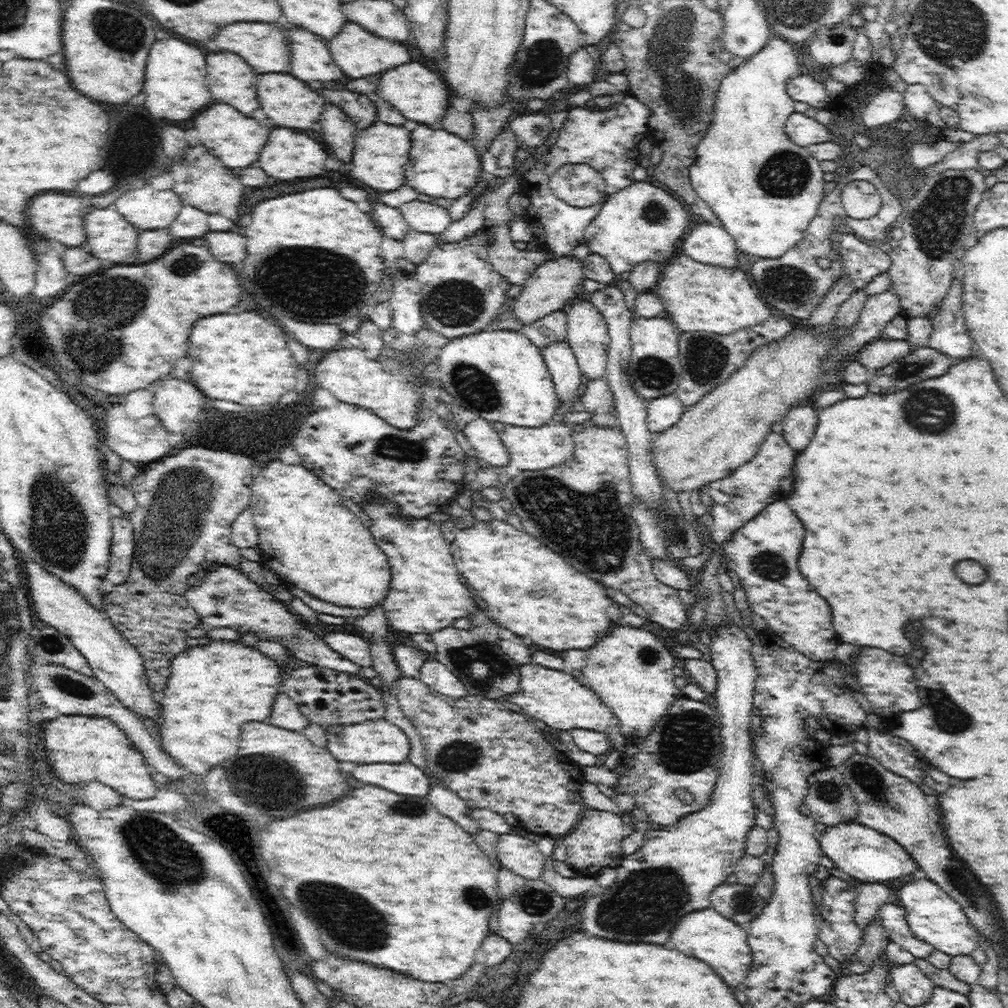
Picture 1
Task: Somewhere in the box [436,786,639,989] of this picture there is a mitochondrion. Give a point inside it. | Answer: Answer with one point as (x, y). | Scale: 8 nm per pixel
(534, 900)

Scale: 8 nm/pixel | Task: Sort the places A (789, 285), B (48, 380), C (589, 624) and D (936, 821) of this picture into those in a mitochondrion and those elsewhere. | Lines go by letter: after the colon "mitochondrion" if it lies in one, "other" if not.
A: mitochondrion
B: other
C: other
D: other

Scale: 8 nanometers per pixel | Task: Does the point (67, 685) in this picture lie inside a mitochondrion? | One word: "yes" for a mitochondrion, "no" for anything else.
yes

